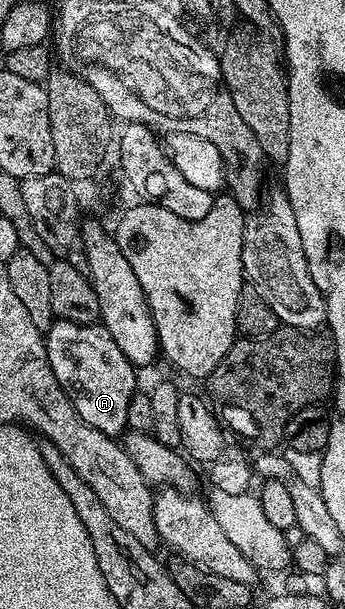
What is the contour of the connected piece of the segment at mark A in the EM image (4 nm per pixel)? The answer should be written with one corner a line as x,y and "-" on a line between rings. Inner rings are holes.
55,319
45,329
44,339
52,374
56,374
60,386
70,397
76,414
80,414
88,426
117,437
127,427
129,402
136,391
136,369
124,354
120,354
120,346
116,346
112,334
108,334
101,323
77,324
71,320

